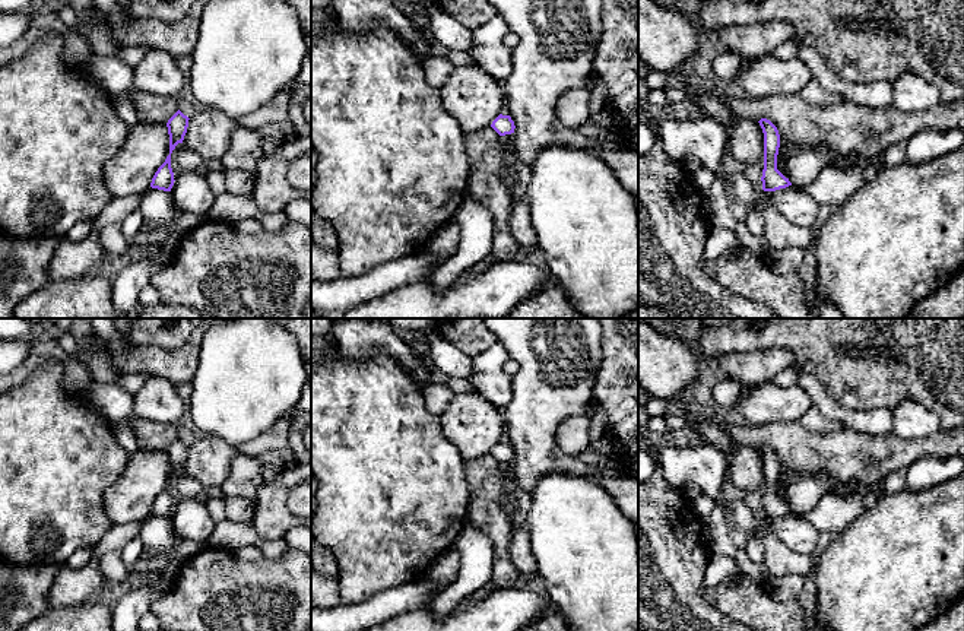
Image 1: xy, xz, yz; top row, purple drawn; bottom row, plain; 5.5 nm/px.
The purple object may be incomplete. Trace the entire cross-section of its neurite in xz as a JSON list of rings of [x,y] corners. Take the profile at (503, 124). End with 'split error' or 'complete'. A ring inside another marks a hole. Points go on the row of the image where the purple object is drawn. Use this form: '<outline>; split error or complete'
[[[500,114],[491,124],[491,127],[500,134],[500,136],[505,136],[505,134],[511,134],[514,133],[514,121],[511,120],[510,115],[502,115]]]; complete

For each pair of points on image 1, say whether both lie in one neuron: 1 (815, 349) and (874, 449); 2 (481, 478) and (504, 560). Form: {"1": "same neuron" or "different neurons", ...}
{"1": "different neurons", "2": "same neuron"}

